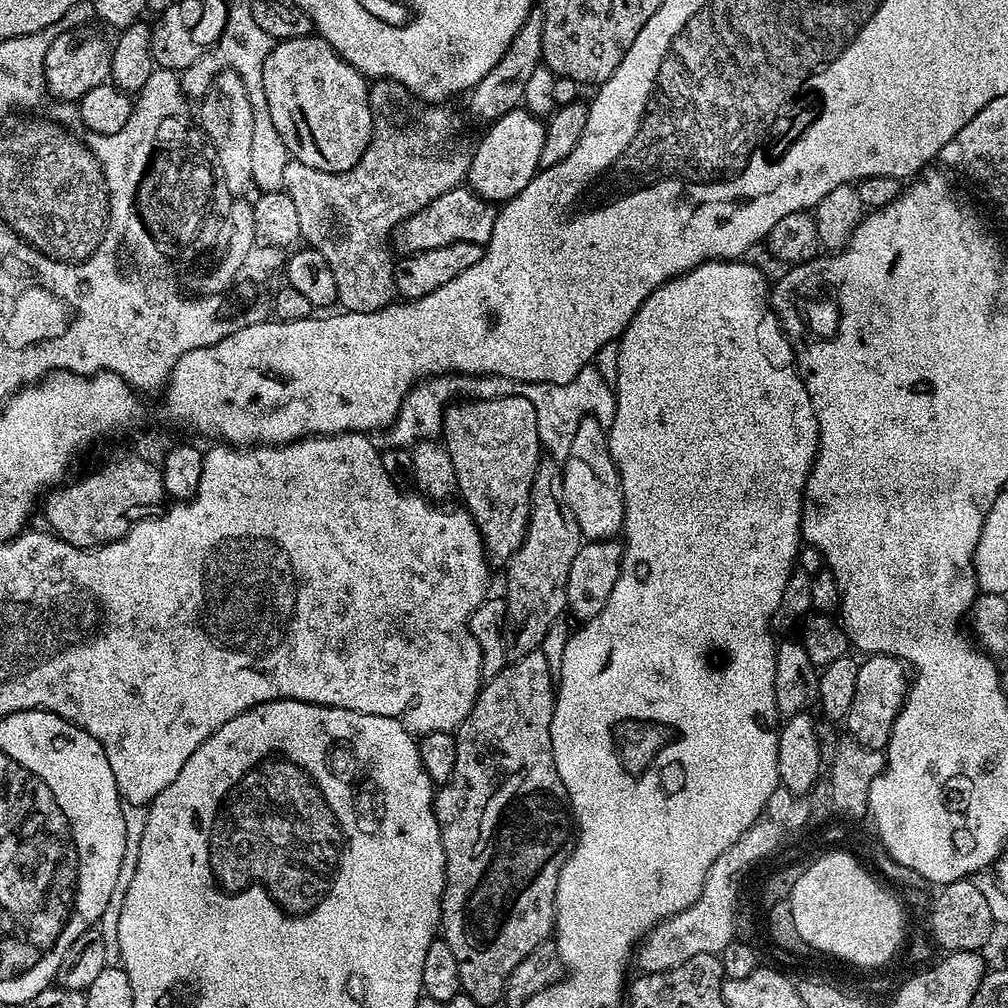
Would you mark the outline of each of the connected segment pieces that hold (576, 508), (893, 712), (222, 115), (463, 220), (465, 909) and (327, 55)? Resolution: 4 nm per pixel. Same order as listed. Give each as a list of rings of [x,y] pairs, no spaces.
[[[593,416],[578,422],[574,442],[570,442],[570,454],[562,461],[562,471],[564,506],[580,527],[581,537],[585,541],[619,537],[624,526],[624,495],[620,489],[620,475],[608,449],[605,425],[599,424]]]
[[[872,654],[861,659],[859,666],[858,682],[854,686],[854,702],[850,702],[850,710],[846,717],[846,732],[858,742],[862,742],[862,746],[884,750],[888,747],[894,722],[904,709],[910,680],[907,675],[904,677],[905,665],[894,656]]]
[[[219,72],[212,80],[208,92],[199,101],[200,124],[205,141],[212,149],[214,164],[220,167],[219,179],[226,182],[226,190],[233,198],[243,197],[243,192],[253,187],[254,165],[254,112],[242,78],[233,72]]]
[[[461,186],[442,194],[422,210],[418,210],[409,220],[396,229],[394,244],[408,254],[434,250],[438,246],[450,246],[454,242],[474,242],[487,245],[494,230],[498,208],[495,203],[483,200],[471,188]]]
[[[537,650],[505,663],[497,676],[491,677],[481,687],[476,696],[476,704],[466,714],[454,735],[456,737],[456,761],[454,774],[445,784],[439,785],[434,796],[436,821],[442,838],[444,851],[444,893],[440,903],[440,932],[442,939],[450,946],[454,958],[458,962],[458,978],[463,995],[469,996],[477,1006],[501,1003],[504,987],[508,984],[510,974],[534,946],[545,943],[553,935],[556,922],[556,891],[558,890],[558,874],[568,860],[568,853],[574,847],[574,817],[569,808],[566,786],[562,786],[562,778],[558,778],[558,770],[552,757],[550,742],[550,722],[552,711],[556,705],[554,691],[554,672],[546,662],[544,653]]]
[[[299,36],[273,43],[262,66],[262,86],[270,106],[274,130],[282,134],[291,159],[327,172],[345,172],[360,161],[372,137],[372,107],[368,104],[369,81],[350,66],[319,36]]]

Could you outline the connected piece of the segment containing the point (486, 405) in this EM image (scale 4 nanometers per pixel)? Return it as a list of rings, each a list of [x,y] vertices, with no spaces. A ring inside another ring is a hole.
[[[503,396],[493,400],[465,400],[453,402],[444,412],[442,443],[454,462],[454,474],[459,499],[463,507],[472,516],[484,550],[493,561],[507,562],[518,550],[528,529],[530,514],[530,494],[536,467],[542,459],[540,443],[540,419],[534,406],[521,396]]]

